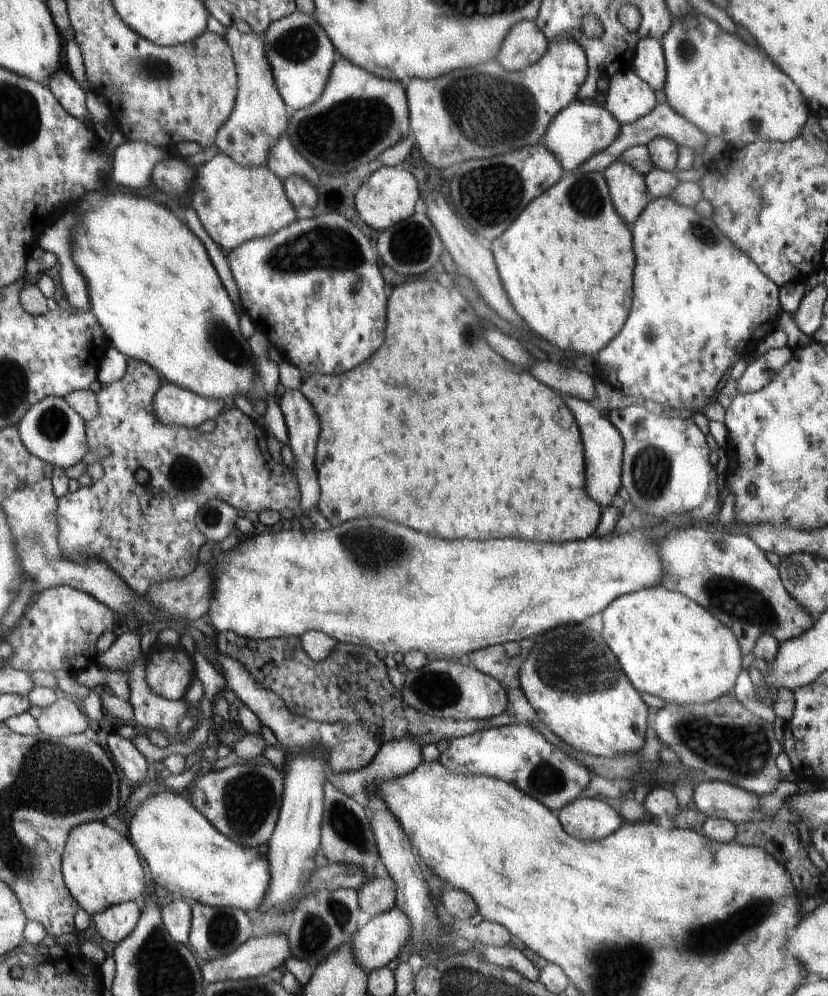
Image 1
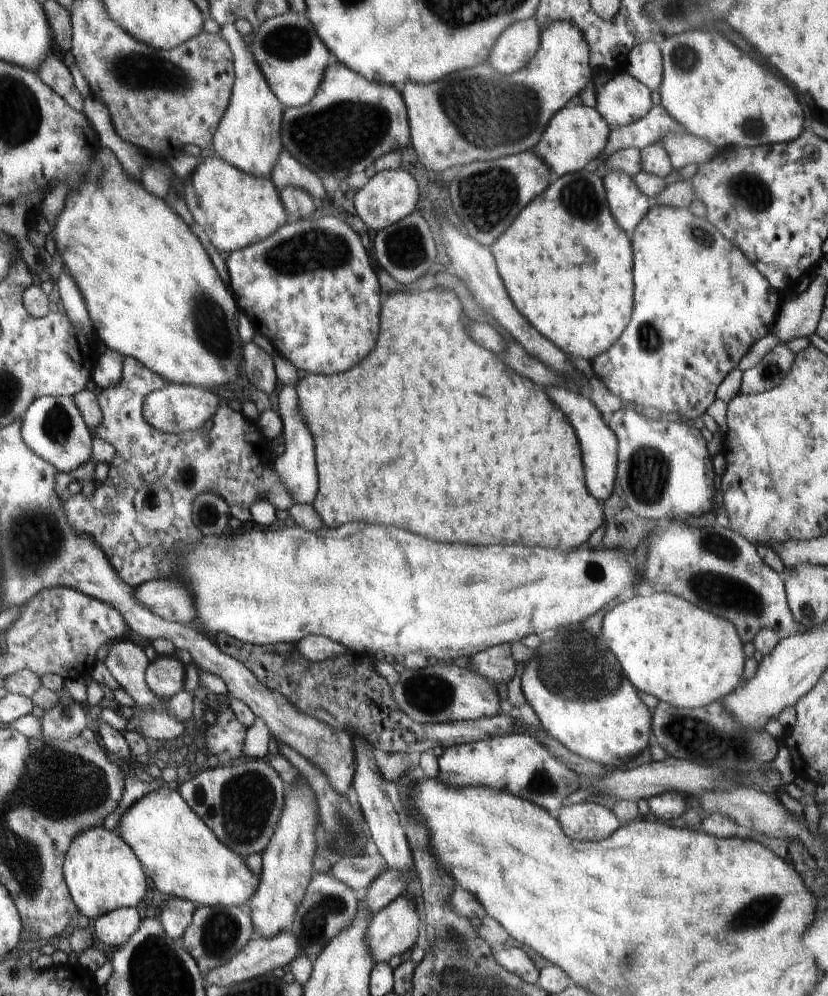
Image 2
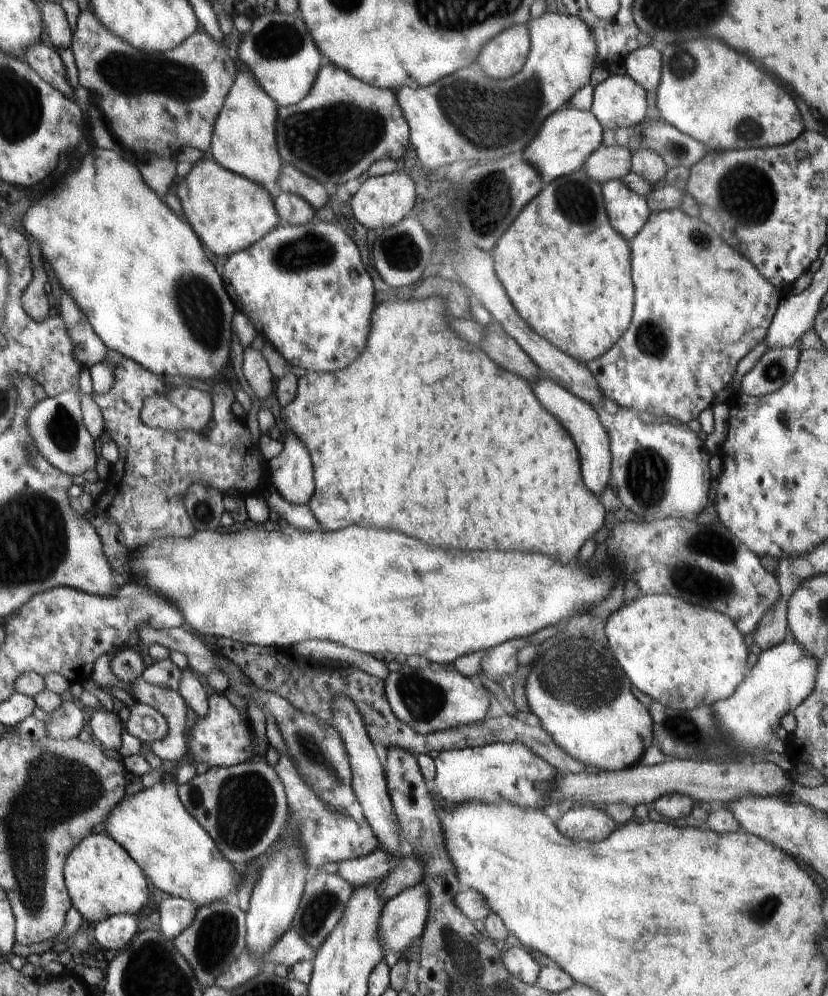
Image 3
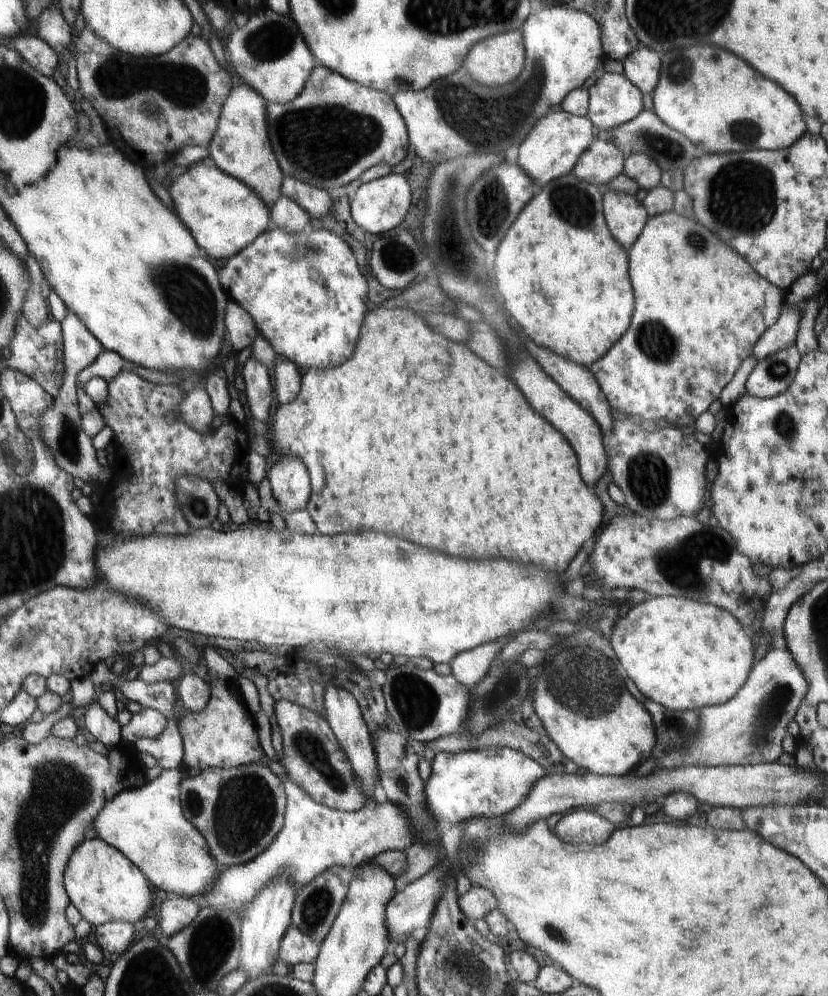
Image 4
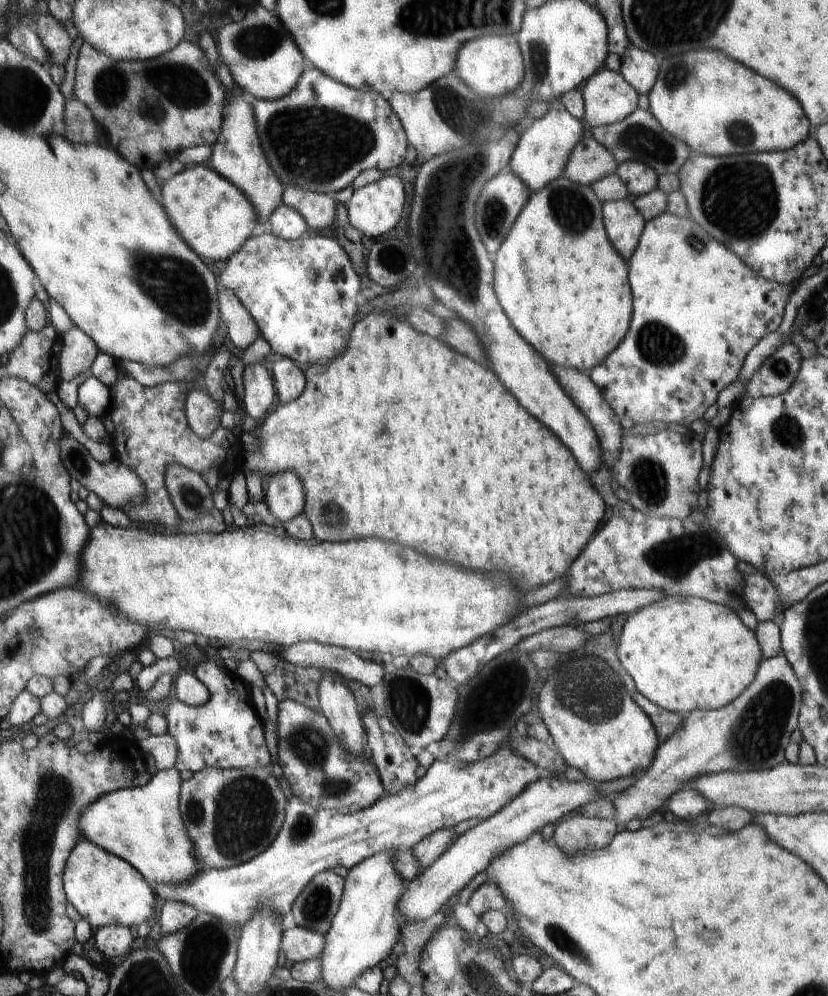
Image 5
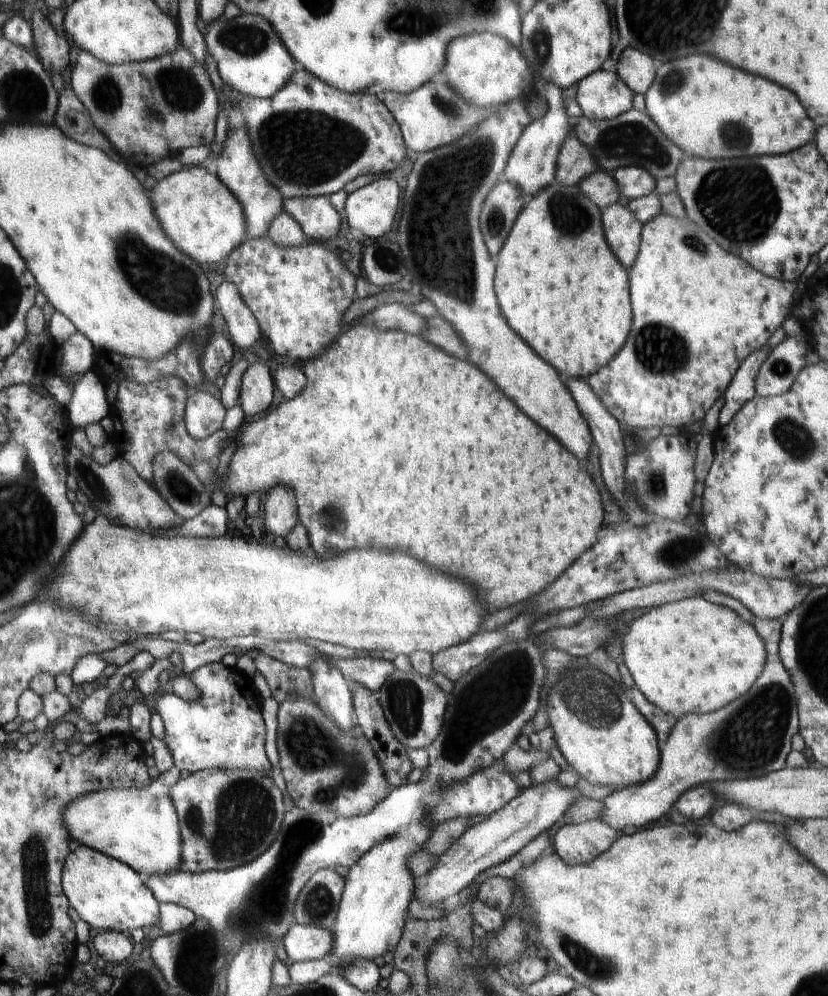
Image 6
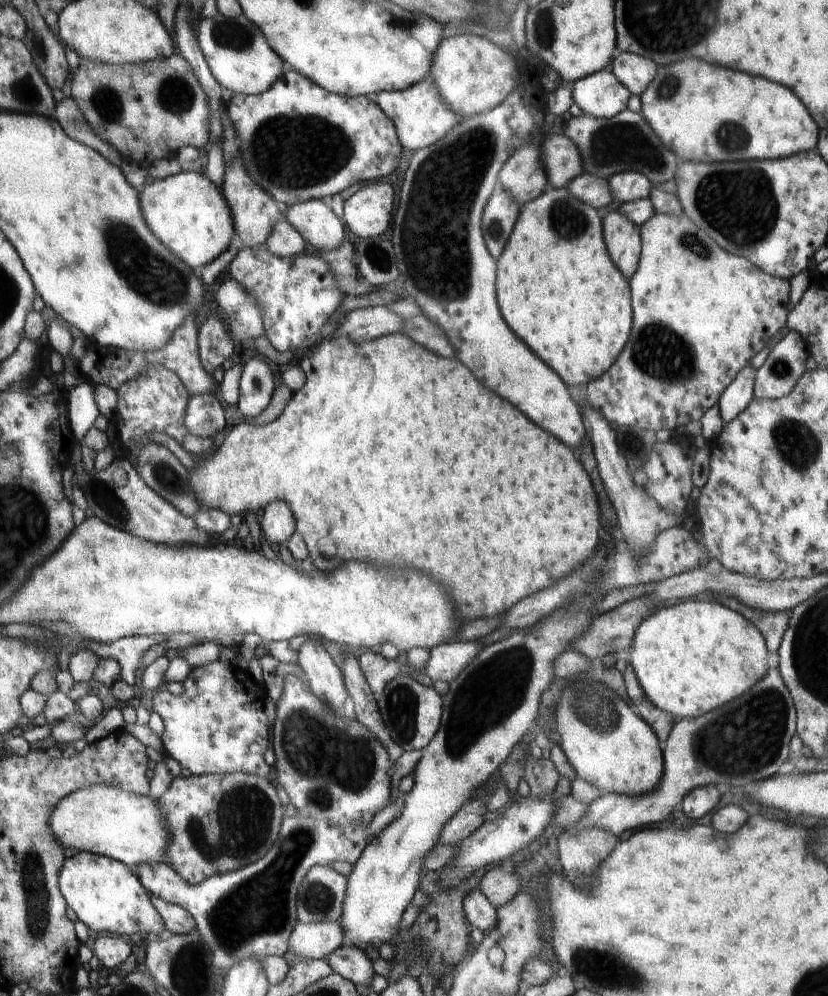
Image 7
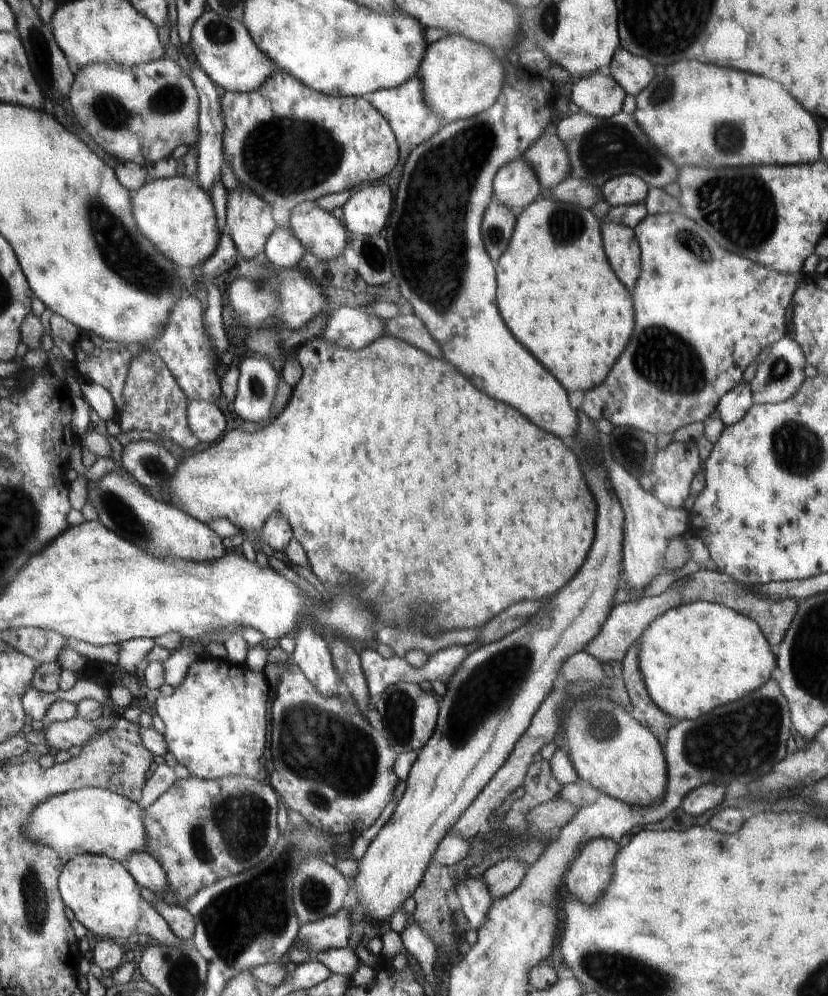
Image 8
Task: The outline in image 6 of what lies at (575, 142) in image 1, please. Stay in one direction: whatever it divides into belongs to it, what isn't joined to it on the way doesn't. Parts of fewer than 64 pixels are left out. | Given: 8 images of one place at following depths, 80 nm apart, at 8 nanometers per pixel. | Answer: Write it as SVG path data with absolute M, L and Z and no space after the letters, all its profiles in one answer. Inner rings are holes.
M536 76L536 93L546 98L549 109L542 118L536 119L536 122L531 123L523 130L523 134L519 138L514 152L511 153L510 160L508 160L502 174L504 178L523 191L526 200L535 197L556 180L559 148L560 145L563 145L563 140L569 137L568 131L572 134L575 123L570 120L562 107L563 94L557 84L550 82L543 76Z

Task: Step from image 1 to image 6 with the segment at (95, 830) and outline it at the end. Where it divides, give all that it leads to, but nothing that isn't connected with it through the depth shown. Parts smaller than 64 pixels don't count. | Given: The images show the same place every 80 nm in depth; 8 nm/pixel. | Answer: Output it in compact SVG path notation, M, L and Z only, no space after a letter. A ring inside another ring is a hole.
M78 844L72 850L72 858L68 858L68 866L64 866L64 890L68 890L72 908L92 929L131 932L160 922L159 900L138 876L138 872L119 859Z

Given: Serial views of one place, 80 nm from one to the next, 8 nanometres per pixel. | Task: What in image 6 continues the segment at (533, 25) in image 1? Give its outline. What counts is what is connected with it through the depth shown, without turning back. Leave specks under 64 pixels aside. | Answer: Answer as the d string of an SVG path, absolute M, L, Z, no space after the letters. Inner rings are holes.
M476 32L464 34L451 42L444 71L448 84L456 90L460 98L468 100L470 106L491 108L518 100L520 96L527 96L533 85L532 70L527 63L507 38Z

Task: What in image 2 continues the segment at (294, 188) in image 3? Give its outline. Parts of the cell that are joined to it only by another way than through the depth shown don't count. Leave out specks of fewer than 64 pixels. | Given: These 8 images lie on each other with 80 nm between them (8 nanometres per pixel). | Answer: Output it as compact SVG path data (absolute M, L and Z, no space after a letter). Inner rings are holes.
M283 149L283 154L273 169L271 180L278 190L293 186L305 190L314 202L324 198L324 185L319 175L316 176L315 171L296 160L286 149Z

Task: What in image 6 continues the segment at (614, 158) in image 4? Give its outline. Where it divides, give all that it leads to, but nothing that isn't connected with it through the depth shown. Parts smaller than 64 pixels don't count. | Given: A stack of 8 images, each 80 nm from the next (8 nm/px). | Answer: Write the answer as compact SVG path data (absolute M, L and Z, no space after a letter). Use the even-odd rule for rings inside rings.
M574 135L563 140L560 145L556 180L563 185L578 185L590 173L598 170L595 159L585 143Z

